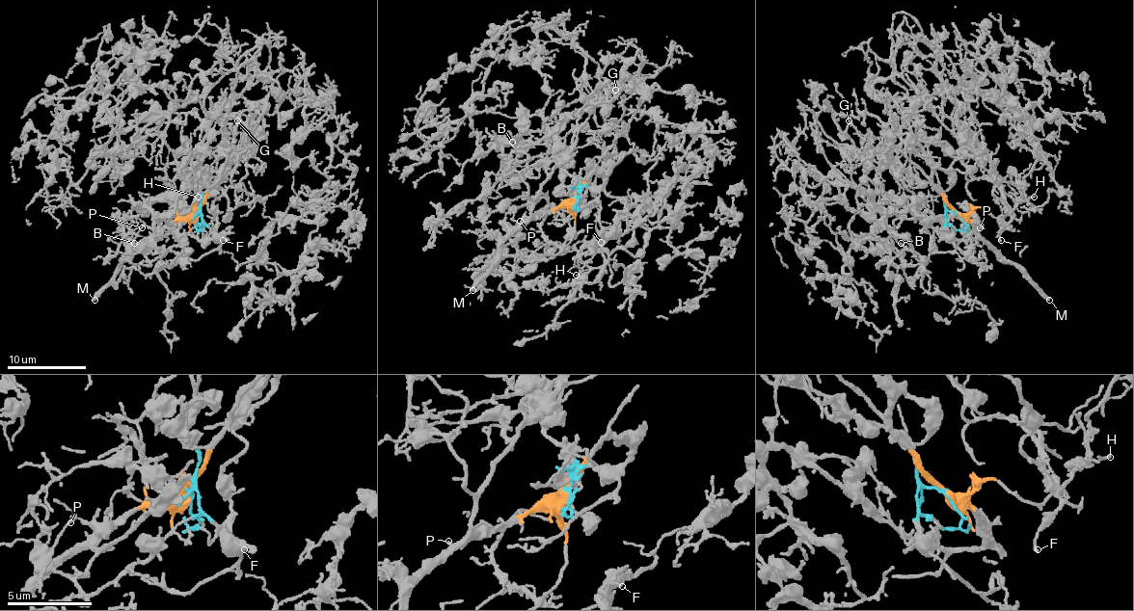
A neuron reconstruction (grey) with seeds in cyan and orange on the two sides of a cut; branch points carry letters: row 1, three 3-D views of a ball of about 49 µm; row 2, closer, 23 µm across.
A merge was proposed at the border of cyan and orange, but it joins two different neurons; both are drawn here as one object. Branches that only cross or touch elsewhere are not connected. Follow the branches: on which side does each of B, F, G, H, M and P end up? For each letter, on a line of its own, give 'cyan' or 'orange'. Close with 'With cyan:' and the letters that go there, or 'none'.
B: orange
F: cyan
G: cyan
H: cyan
M: orange
P: orange
With cyan: F, G, H

